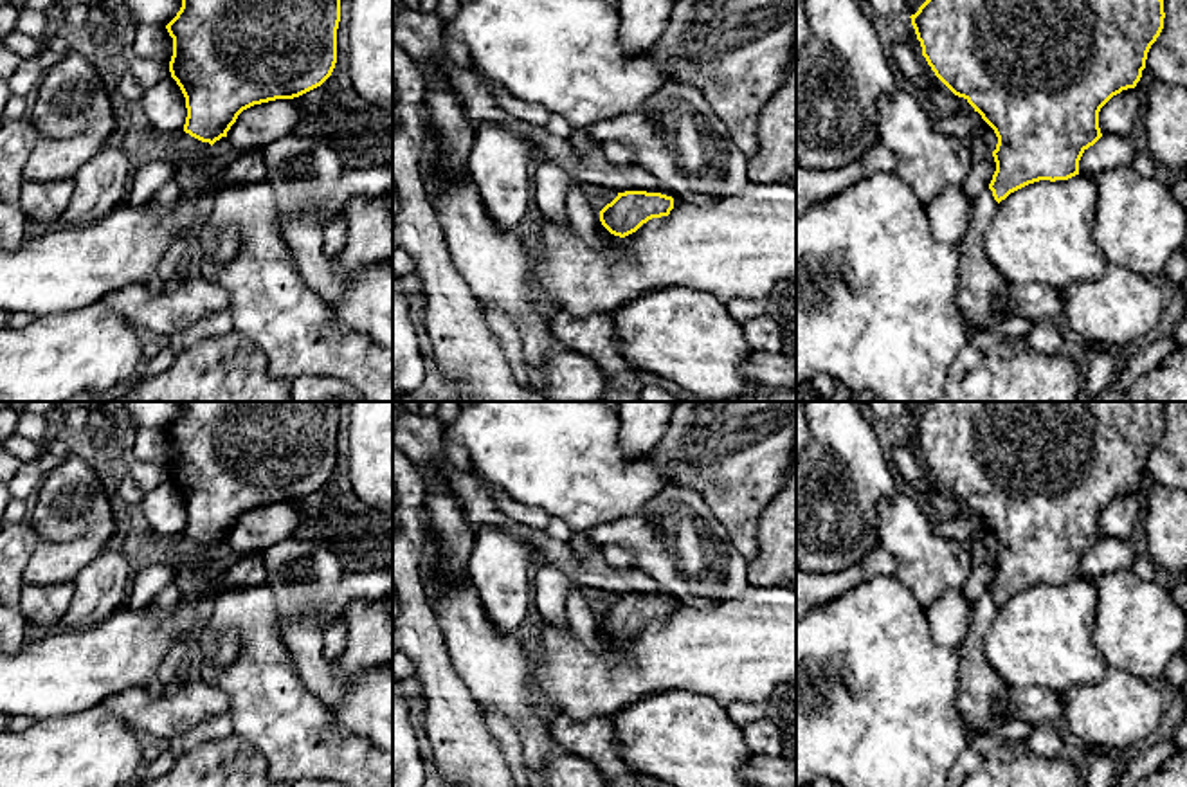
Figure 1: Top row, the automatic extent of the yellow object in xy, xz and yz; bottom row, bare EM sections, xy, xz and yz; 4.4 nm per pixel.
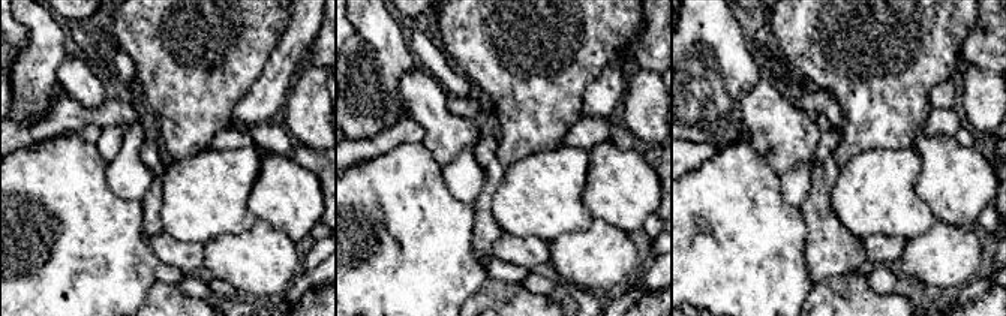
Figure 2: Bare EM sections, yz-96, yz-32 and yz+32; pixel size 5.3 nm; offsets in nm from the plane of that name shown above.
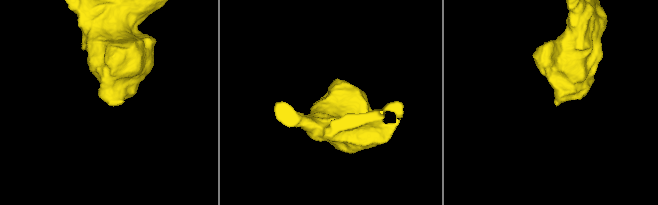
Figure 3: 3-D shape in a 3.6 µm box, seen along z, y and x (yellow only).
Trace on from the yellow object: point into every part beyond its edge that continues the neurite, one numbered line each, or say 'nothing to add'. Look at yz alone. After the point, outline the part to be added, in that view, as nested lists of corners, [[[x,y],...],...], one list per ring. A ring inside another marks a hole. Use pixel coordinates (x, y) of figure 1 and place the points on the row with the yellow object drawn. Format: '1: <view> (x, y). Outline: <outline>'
1: yz (980, 283). Outline: [[[991,189],[982,191],[969,202],[969,225],[956,243],[960,259],[960,288],[956,303],[973,333],[987,328],[1000,317],[1014,317],[996,308],[996,297],[1007,288],[1003,276],[985,254],[985,232],[994,220],[998,202]]]

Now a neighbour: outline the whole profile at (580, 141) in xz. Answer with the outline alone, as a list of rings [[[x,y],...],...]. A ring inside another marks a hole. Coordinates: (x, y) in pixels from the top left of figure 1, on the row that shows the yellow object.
[[[589,128],[573,130],[569,142],[580,155],[598,151],[602,146],[602,142],[589,137]]]

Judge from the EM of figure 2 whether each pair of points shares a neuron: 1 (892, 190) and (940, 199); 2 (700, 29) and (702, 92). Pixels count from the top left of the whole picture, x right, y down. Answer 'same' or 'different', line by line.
1: different
2: same

